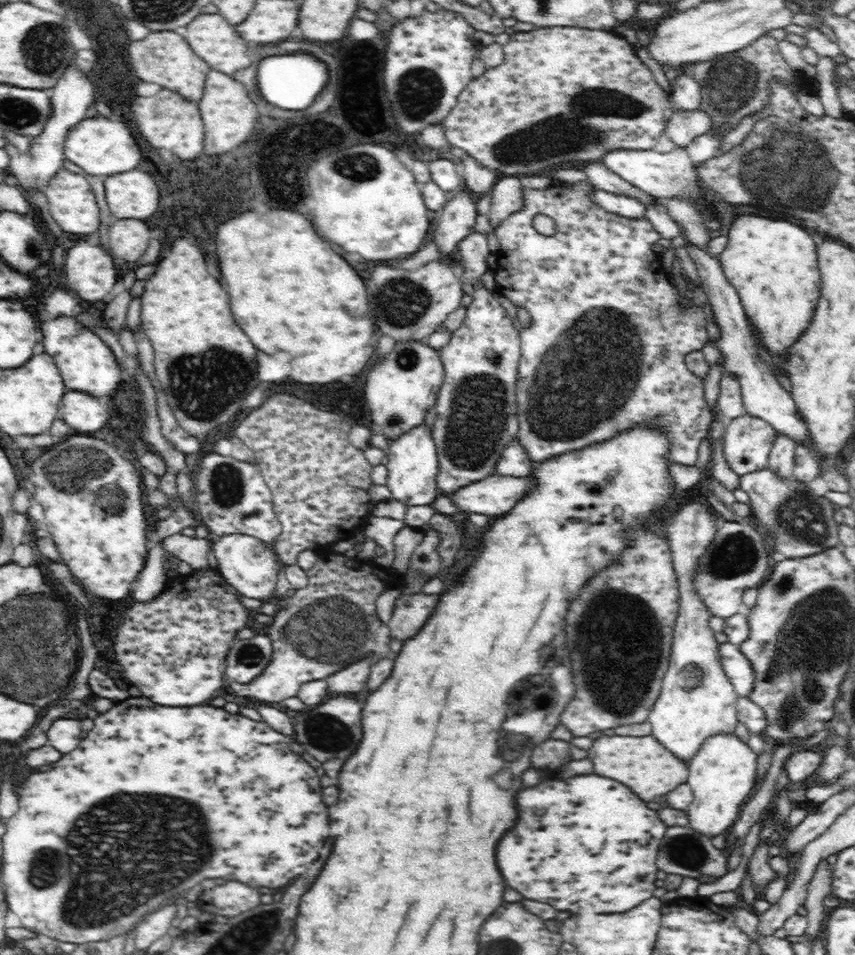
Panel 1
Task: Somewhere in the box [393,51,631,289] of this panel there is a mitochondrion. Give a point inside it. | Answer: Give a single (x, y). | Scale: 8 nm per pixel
(426, 86)

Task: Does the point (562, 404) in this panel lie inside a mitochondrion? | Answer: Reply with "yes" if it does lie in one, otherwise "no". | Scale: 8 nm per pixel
yes

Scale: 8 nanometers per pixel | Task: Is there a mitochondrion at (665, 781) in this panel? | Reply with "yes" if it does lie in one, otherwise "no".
no

